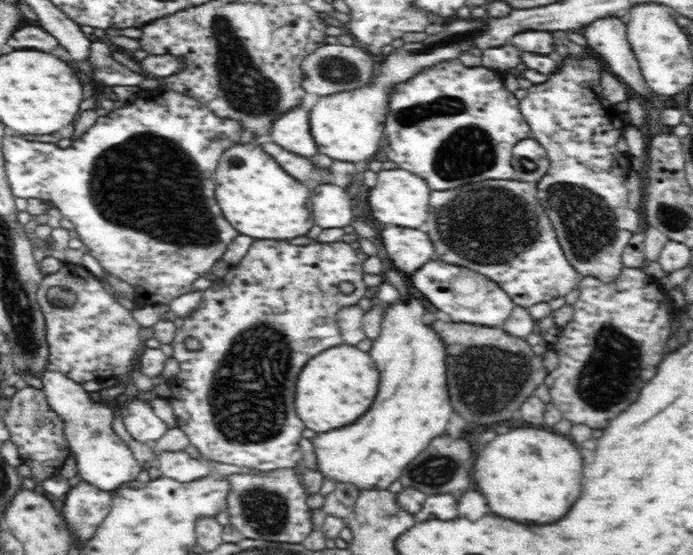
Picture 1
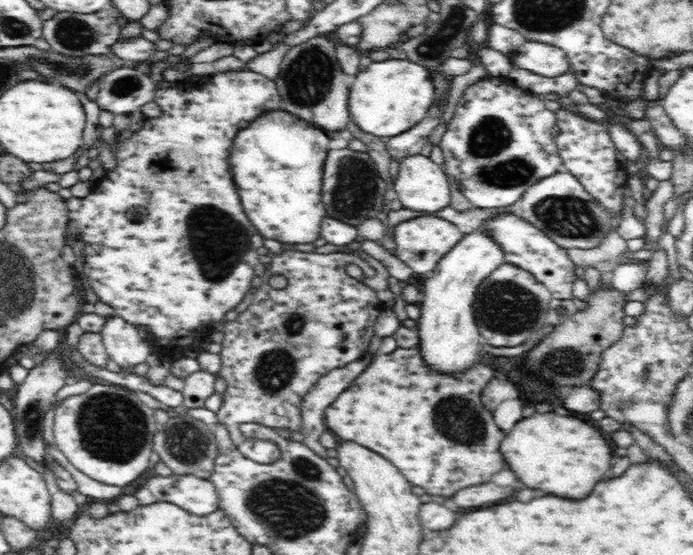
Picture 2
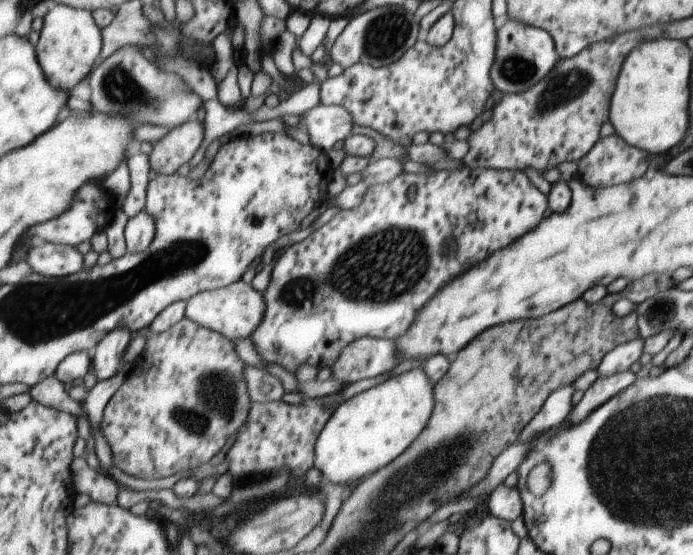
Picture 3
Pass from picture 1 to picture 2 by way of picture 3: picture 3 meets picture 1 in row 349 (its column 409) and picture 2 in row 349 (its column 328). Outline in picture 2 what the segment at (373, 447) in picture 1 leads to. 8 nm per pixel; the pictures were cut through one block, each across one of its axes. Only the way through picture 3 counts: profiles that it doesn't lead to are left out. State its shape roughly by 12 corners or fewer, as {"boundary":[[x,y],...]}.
{"boundary":[[490,231],[465,234],[425,278],[416,330],[434,369],[478,362],[473,302],[506,263]]}

